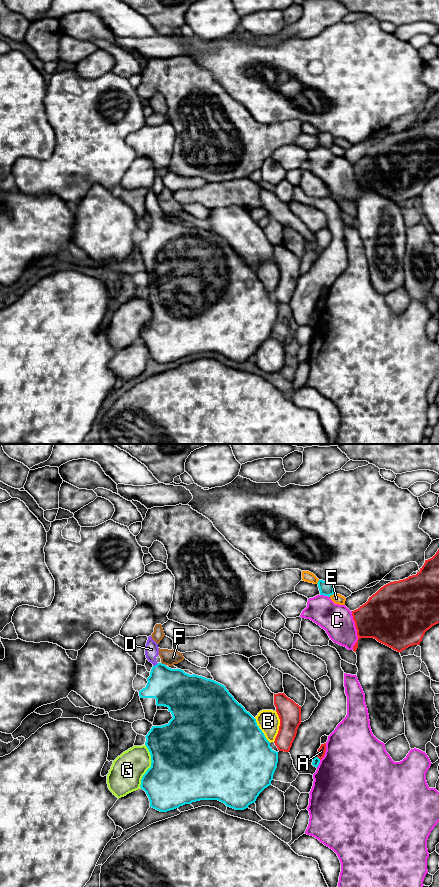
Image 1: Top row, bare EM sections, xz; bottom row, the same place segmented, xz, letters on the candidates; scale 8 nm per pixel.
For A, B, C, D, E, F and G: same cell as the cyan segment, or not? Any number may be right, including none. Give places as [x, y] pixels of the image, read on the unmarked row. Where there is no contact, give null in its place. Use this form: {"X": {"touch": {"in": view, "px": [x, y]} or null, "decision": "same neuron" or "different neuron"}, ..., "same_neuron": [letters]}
{"A": {"touch": {"in": "xz", "px": [317, 309]}, "decision": "different neuron"}, "B": {"touch": {"in": "xz", "px": [261, 282]}, "decision": "different neuron"}, "C": {"touch": {"in": "xz", "px": [325, 147]}, "decision": "different neuron"}, "D": {"touch": {"in": "xz", "px": [155, 217]}, "decision": "same neuron"}, "E": {"touch": {"in": "xz", "px": [331, 146]}, "decision": "different neuron"}, "F": {"touch": {"in": "xz", "px": [163, 216]}, "decision": "different neuron"}, "G": {"touch": {"in": "xz", "px": [151, 318]}, "decision": "different neuron"}, "same_neuron": ["D"]}

